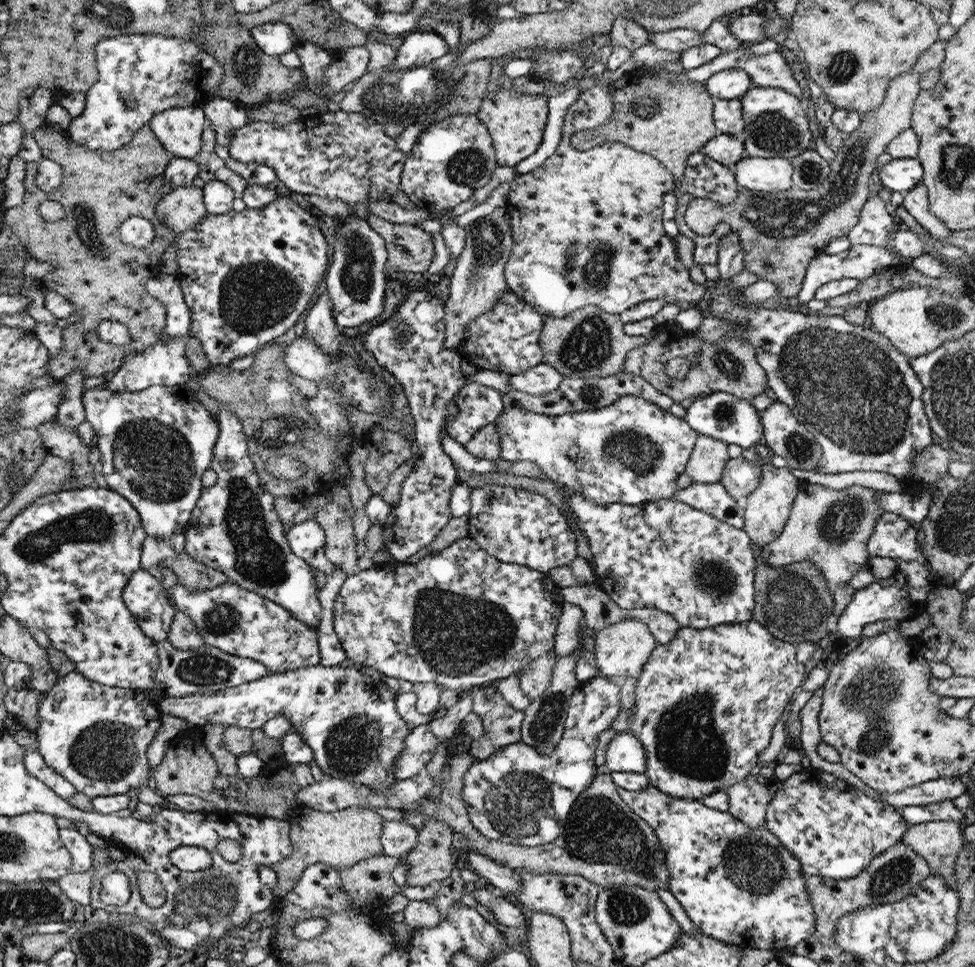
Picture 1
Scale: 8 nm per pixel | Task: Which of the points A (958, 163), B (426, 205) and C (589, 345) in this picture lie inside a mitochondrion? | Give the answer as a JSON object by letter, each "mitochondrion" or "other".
{"A":"mitochondrion","B":"other","C":"mitochondrion"}

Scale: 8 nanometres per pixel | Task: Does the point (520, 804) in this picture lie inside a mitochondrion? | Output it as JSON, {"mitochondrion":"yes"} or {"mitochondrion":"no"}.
{"mitochondrion":"yes"}

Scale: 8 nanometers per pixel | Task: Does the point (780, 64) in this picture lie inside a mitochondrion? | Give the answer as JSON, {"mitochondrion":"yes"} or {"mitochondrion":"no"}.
{"mitochondrion":"no"}

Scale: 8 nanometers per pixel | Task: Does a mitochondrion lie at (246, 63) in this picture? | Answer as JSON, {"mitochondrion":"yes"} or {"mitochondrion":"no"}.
{"mitochondrion":"yes"}

